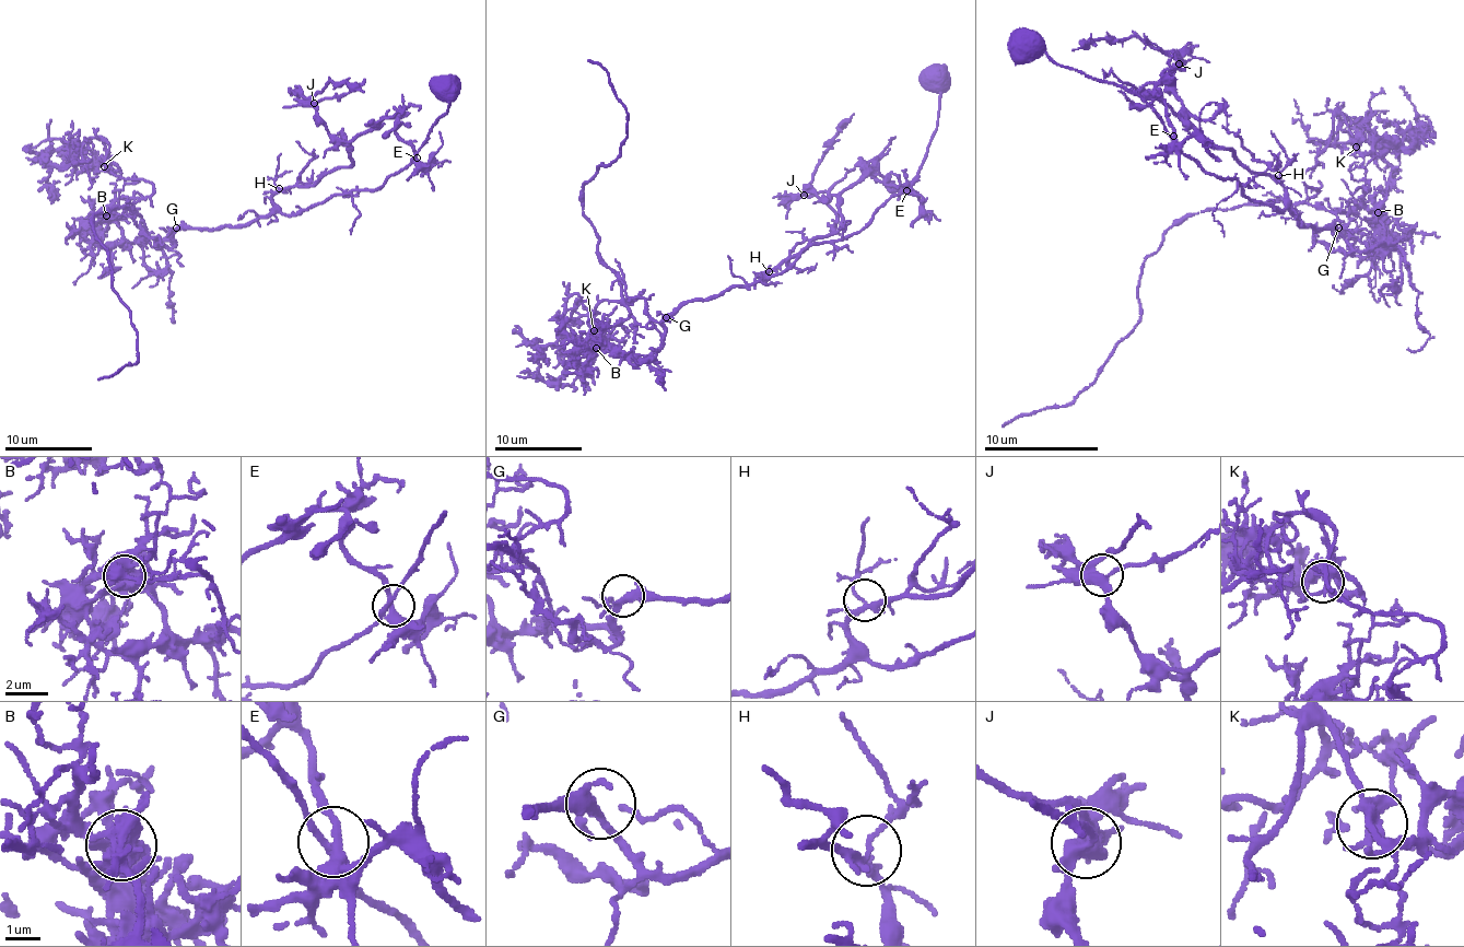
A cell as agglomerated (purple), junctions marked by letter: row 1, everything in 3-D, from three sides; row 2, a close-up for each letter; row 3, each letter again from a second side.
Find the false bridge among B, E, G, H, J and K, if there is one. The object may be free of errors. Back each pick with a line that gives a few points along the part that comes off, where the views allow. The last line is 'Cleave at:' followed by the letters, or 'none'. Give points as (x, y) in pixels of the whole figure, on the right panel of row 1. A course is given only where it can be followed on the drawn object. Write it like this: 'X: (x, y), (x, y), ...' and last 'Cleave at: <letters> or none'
B: (1379, 212), (1267, 201), (1187, 212), (1145, 261), (1138, 324), (1101, 373), (1062, 405), (1021, 412), (1002, 428)
Cleave at: B

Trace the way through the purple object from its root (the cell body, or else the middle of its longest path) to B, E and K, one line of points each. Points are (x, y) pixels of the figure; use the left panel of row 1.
B: (178, 230), (174, 234), (174, 245), (152, 238), (137, 238), (130, 243), (106, 217)
E: (178, 230), (242, 228), (274, 212), (299, 214), (336, 195), (375, 190), (417, 158)
K: (178, 230), (172, 247), (152, 247), (141, 217), (108, 217), (121, 173), (113, 164), (104, 166)

